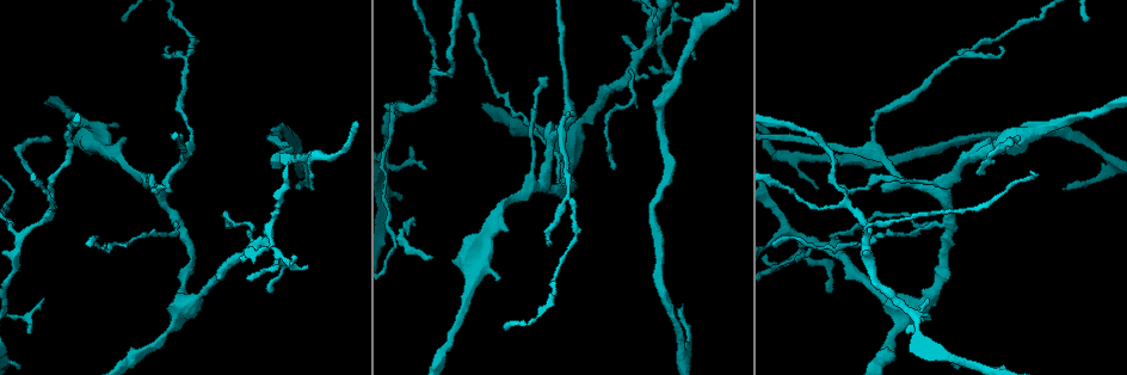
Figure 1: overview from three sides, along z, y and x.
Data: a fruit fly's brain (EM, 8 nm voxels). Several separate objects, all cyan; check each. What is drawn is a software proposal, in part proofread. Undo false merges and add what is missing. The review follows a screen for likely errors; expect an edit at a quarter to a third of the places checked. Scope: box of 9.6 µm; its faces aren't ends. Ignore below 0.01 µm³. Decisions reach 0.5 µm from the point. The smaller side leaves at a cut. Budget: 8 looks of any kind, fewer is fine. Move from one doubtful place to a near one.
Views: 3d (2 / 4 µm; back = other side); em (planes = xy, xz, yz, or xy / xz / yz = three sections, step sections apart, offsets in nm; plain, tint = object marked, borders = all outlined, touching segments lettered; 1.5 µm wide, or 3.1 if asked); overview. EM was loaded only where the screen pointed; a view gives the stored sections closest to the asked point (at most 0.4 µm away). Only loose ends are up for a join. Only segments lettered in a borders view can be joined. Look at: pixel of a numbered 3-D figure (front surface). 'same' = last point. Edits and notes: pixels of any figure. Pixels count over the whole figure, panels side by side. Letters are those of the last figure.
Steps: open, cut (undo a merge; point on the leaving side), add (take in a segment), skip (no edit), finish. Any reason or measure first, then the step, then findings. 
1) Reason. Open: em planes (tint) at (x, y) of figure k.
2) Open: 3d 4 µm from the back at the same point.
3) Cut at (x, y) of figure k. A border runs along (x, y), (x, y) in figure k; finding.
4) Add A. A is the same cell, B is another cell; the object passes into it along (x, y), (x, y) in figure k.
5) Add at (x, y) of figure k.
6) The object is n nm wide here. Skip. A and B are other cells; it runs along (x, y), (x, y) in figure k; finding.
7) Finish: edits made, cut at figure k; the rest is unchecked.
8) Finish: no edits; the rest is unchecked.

Free end. Open: em planes (borders) at (622, 38) of figure 1.

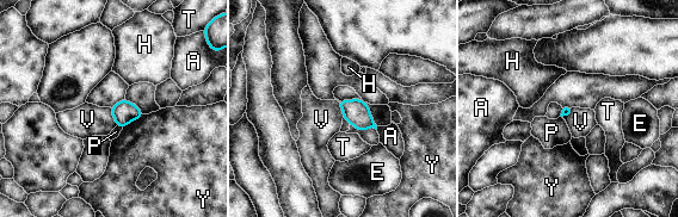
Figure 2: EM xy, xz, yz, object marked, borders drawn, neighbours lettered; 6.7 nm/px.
Skip. A, E, H, P, T, V and Y are other cells; none of them fits.

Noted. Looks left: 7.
Free end. Open: 3d 4 µm at (299, 187) of figure 1.

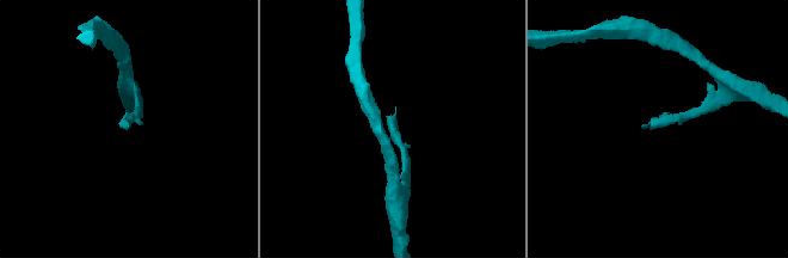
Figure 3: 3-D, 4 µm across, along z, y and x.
Now the EM. Open: em planes (tint) at (644, 127) of figure 3.

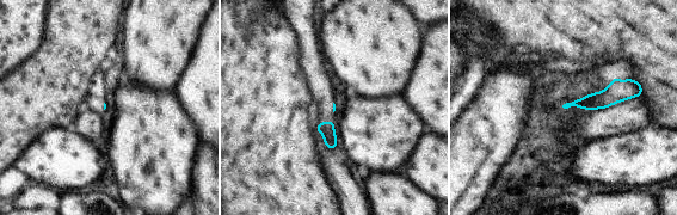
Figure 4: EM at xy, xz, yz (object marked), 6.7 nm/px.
See the neighbours. Open: em planes (borders) at the same point.

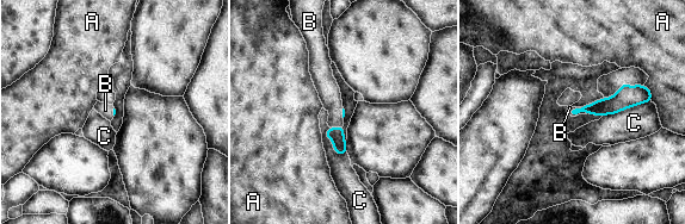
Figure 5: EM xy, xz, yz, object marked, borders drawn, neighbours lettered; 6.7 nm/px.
The longest contact is with C, 340 nm. Add B. B is the same cell, A and C are other cells; the object passes into it along (335, 134), (335, 128), (329, 94) in figure 5; it goes on there.

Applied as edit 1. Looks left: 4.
Redraw. Open: overview.

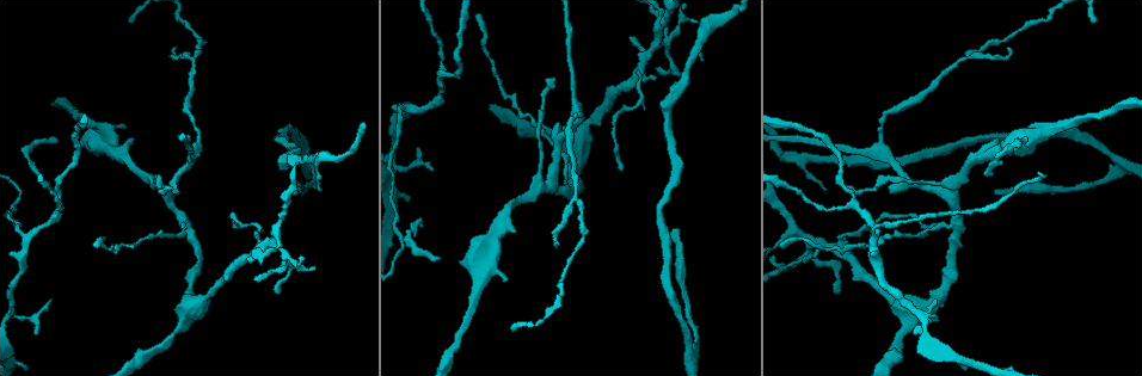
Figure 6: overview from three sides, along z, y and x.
Branch stops here. Open: em xy step 8 (tint) at (439, 259) of figure 6.

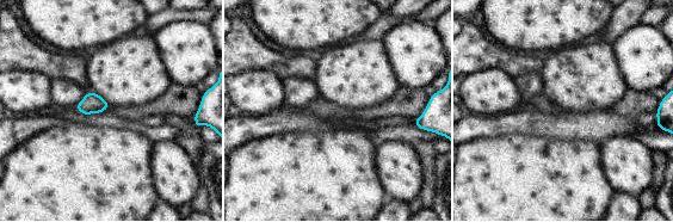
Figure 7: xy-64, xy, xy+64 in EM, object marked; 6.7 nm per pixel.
Cut it another way. Open: em yz step 8 (tint) at the same point.

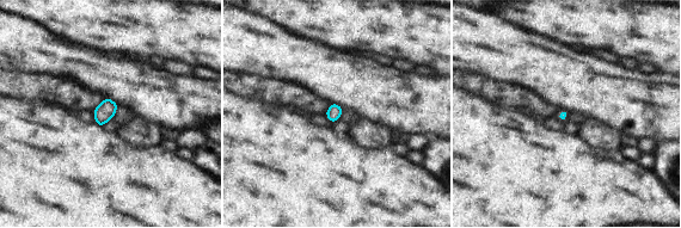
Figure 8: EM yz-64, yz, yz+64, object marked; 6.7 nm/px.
Open: em yz step 8 (borders) at the same point.

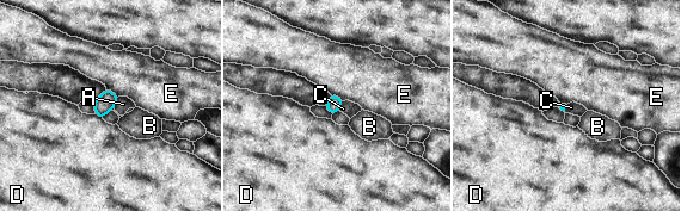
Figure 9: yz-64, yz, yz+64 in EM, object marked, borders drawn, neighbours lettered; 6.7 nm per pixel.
Skip. A, B, C, D and E are other cells; a border runs along (343, 101), (338, 110) in figure 9; none of them fits.

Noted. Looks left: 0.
Finish: edits made, add at figure 5; the rest is unchecked.

